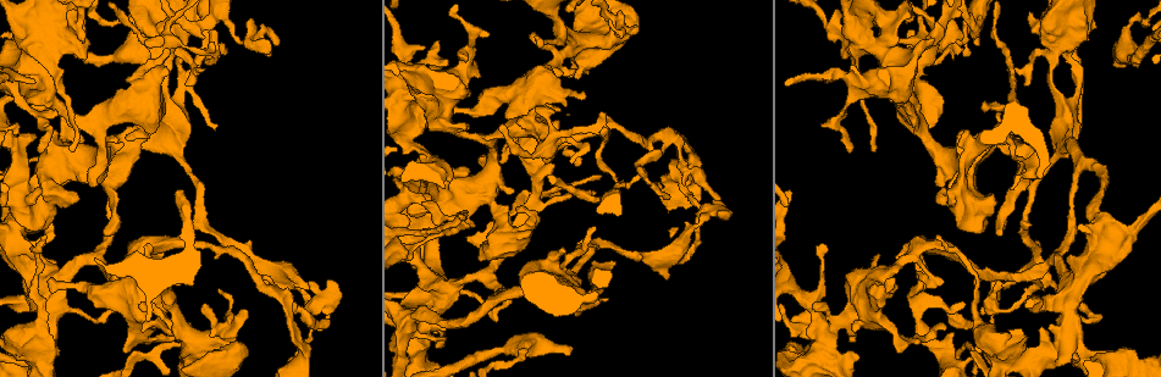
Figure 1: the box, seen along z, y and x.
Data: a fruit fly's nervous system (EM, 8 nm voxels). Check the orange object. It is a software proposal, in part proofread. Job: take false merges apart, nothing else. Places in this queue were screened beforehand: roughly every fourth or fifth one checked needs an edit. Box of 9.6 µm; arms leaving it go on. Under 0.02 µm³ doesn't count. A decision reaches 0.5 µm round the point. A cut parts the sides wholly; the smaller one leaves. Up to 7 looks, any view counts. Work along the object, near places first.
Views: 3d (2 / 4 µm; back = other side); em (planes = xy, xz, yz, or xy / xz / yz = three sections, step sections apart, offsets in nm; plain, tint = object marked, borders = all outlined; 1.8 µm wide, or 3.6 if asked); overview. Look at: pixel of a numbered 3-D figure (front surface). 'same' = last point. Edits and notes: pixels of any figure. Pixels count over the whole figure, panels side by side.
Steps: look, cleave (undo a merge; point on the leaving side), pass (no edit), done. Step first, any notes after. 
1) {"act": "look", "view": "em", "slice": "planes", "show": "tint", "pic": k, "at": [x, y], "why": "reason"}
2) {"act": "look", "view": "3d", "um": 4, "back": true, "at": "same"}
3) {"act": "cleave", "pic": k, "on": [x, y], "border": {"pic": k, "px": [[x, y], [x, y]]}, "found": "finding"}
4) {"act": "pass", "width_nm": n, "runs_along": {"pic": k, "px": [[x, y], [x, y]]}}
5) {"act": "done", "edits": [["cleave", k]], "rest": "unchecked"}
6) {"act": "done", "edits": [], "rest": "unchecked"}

{"act": "look", "view": "em", "um": 3.6, "slice": "yz", "step": 16, "show": "tint", "pic": 1, "at": [161, 47], "why": "looks like a crossing"}

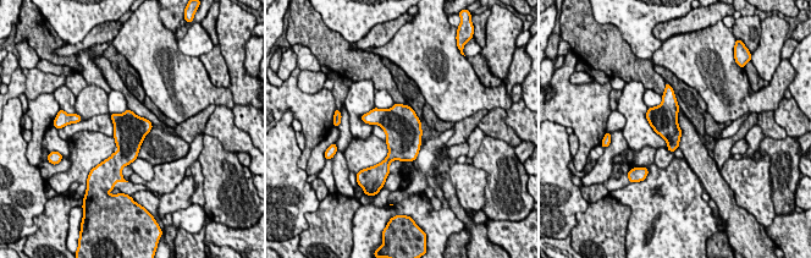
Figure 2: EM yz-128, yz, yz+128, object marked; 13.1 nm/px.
{"act": "look", "view": "em", "um": 3.6, "slice": "planes", "show": "borders", "at": "same"}

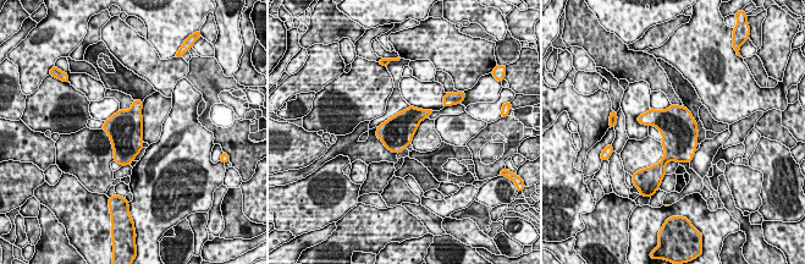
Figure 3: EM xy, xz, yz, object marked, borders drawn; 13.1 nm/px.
{"act": "pass", "width_nm": 420, "found": "all the same neuron"}

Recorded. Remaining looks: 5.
{"act": "look", "view": "3d", "um": 4, "pic": 1, "at": [130, 18]}

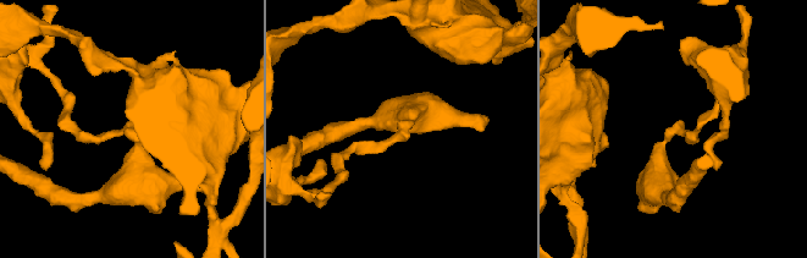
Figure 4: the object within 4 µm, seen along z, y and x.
{"act": "look", "view": "em", "slice": "planes", "show": "tint", "pic": 4, "at": [401, 129], "why": "now the EM"}

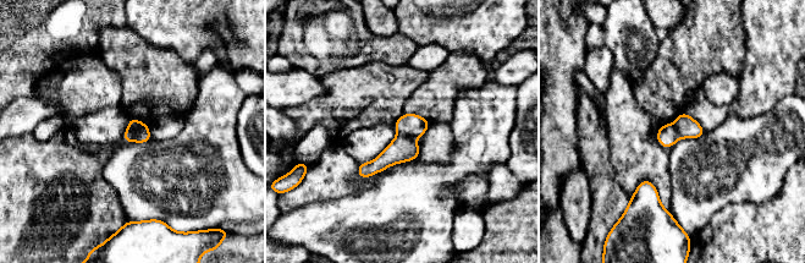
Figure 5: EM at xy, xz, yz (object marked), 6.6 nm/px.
{"act": "cleave", "pic": 5, "on": [142, 135], "found": "two neurons meet here"}

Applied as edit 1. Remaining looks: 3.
{"act": "look", "view": "em", "um": 3.6, "slice": "planes", "show": "plain", "pic": 1, "at": [445, 189], "why": "sharp bend"}

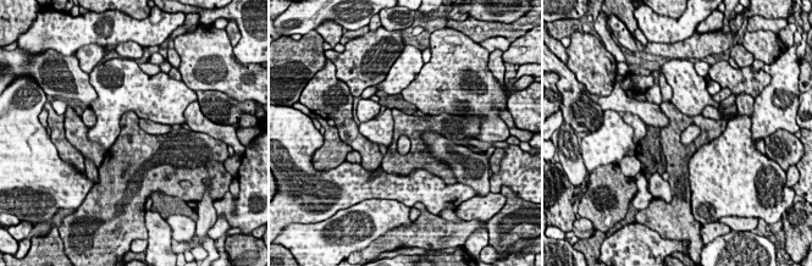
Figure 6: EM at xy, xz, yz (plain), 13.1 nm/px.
{"act": "look", "view": "em", "um": 3.6, "slice": "planes", "show": "tint", "at": "same", "why": "with the object marked"}

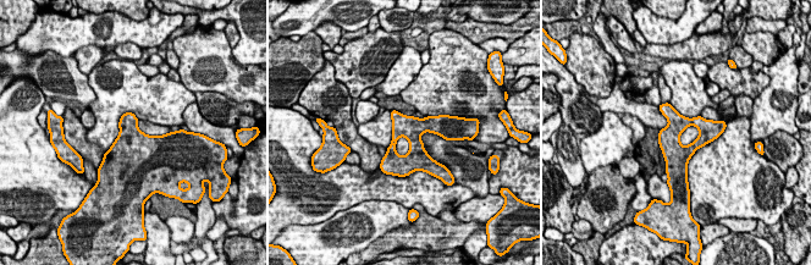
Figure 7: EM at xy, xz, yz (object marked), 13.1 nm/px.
{"act": "pass", "runs_along": {"pic": 7, "px": [[435, 119], [415, 134], [415, 156], [403, 170]]}, "found": "all the same neuron"}

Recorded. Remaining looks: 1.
{"act": "done", "edits": [["cleave", 5]], "rest": "unchecked"}

